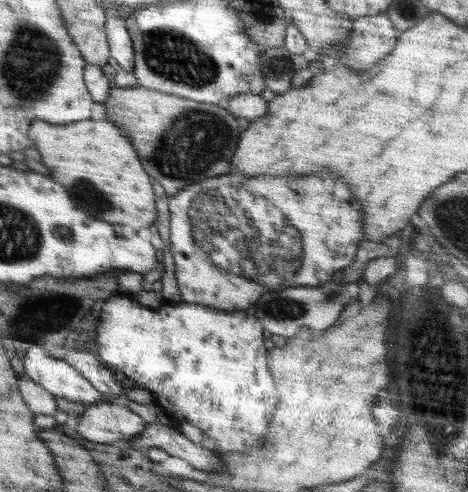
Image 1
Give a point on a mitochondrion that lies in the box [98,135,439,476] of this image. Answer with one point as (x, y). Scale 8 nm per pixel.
(225, 220)

